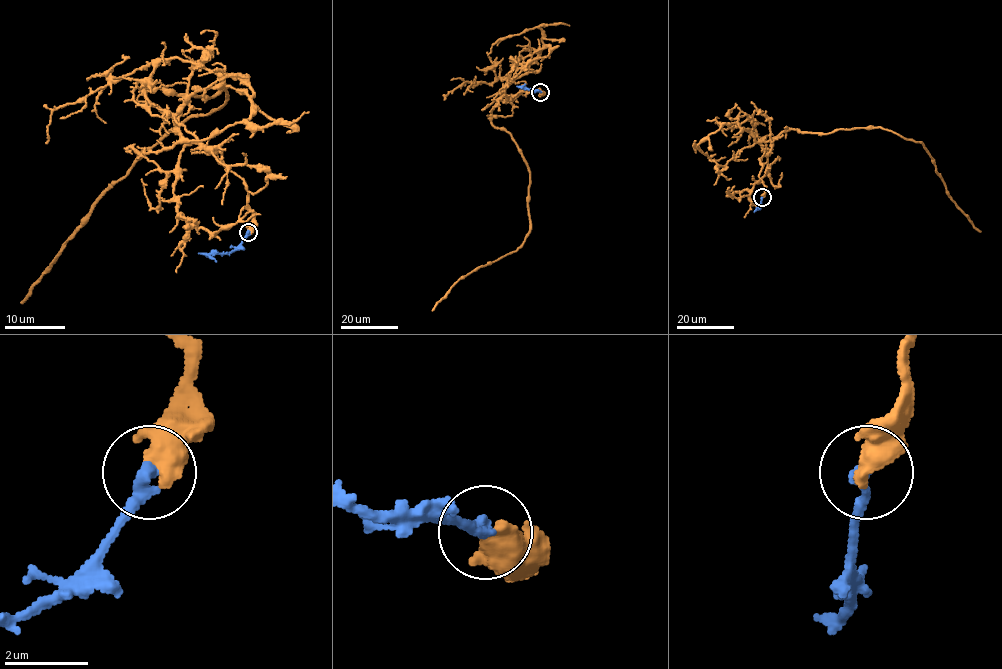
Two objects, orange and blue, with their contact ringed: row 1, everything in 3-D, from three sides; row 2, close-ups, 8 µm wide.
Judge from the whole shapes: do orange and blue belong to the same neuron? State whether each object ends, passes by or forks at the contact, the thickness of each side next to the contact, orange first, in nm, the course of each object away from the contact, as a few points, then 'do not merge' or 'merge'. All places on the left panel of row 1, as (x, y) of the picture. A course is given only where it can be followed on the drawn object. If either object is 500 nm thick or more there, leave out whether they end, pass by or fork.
orange passes by; blue ends there; 440 nm thick on the orange side, 340 nm on the other; orange runs (248, 230), (245, 184), (189, 143), (146, 87), (211, 97), (221, 84), (226, 102), (153, 144), (20, 303); blue runs (248, 232), (230, 252), (199, 253); merge

